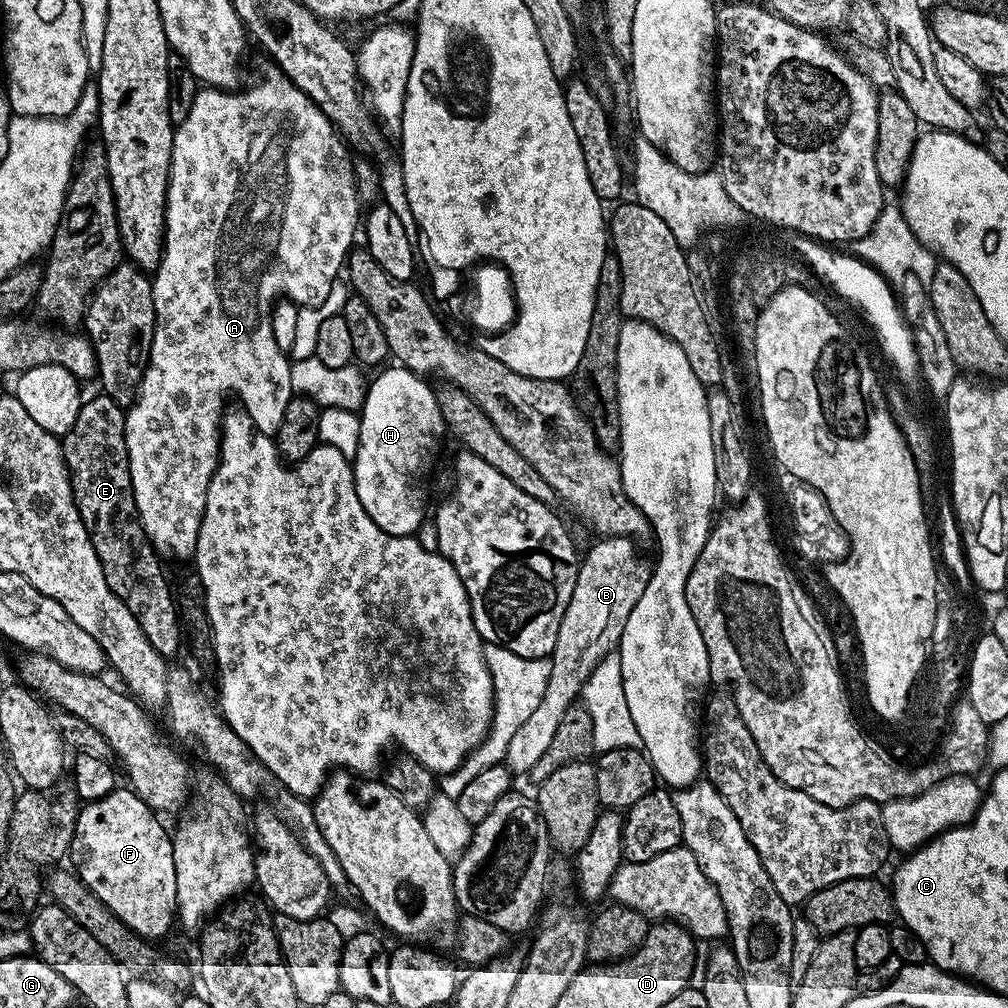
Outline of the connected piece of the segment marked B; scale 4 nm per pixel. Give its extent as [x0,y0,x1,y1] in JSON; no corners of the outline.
[503,536,650,774]

